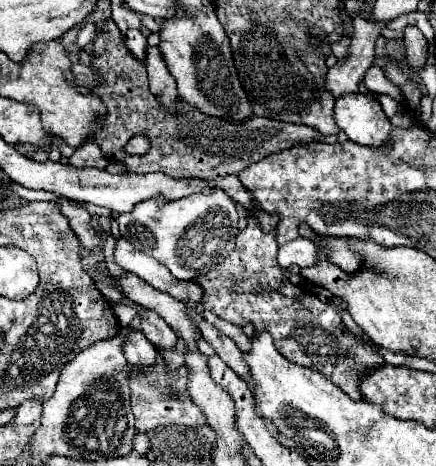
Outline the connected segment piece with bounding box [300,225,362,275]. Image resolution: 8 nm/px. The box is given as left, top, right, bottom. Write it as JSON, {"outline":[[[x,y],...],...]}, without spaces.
{"outline":[[[300,225],[300,235],[308,241],[314,241],[318,249],[324,249],[326,259],[332,261],[336,267],[340,267],[344,273],[358,273],[362,269],[360,255],[350,249],[346,237],[320,237],[308,229],[308,225]]]}

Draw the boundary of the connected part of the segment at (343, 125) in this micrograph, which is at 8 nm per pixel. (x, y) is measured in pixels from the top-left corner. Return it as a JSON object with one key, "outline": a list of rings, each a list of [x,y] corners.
{"outline":[[[352,93],[336,99],[334,119],[346,137],[358,145],[376,149],[390,141],[392,125],[370,93]]]}

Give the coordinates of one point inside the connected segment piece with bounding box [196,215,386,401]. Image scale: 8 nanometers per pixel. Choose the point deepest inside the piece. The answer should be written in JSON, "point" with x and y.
{"point":[248,287]}

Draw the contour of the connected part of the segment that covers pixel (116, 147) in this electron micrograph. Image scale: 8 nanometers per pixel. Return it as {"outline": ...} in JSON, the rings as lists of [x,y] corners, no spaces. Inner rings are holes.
{"outline":[[[112,19],[106,21],[93,42],[92,65],[103,84],[94,93],[104,99],[108,115],[102,121],[104,129],[96,129],[96,143],[102,147],[108,159],[122,161],[130,173],[166,173],[170,177],[206,177],[216,179],[222,175],[238,175],[250,163],[264,159],[270,153],[290,149],[294,145],[308,145],[318,141],[320,133],[312,127],[280,123],[266,117],[252,117],[244,123],[232,123],[214,119],[200,113],[192,105],[180,101],[178,113],[168,113],[162,109],[158,99],[148,89],[146,67],[138,63],[126,49],[122,35]],[[146,133],[150,137],[150,151],[142,157],[126,155],[122,147],[132,135]]]}

